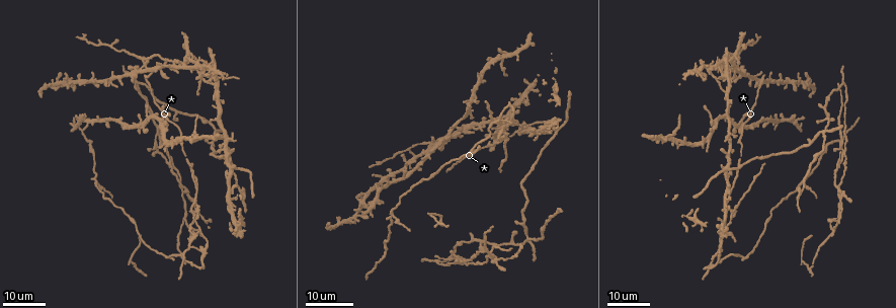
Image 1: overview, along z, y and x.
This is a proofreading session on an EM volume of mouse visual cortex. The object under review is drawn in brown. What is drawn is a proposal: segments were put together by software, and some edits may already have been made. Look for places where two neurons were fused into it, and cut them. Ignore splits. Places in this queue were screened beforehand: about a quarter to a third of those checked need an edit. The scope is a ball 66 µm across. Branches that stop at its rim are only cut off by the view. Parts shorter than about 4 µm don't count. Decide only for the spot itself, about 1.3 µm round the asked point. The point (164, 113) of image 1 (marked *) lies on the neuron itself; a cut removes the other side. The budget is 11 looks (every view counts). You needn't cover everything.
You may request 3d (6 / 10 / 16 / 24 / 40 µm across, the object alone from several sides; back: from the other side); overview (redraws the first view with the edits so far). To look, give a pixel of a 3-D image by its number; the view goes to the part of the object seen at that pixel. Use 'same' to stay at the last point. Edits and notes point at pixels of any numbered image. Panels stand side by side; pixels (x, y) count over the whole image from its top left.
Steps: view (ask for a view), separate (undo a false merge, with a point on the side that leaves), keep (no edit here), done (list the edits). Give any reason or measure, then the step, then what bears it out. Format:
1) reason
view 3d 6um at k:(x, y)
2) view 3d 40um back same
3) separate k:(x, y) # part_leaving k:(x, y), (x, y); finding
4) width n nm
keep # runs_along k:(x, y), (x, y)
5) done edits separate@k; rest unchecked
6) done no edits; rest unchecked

looks like a crossing
view 3d 24um at 1:(503, 58)

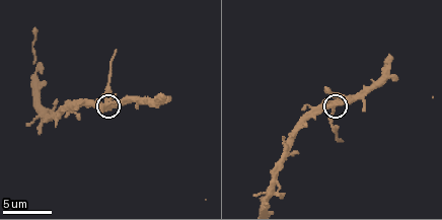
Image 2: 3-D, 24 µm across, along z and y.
view 3d 6um at 2:(333, 109)

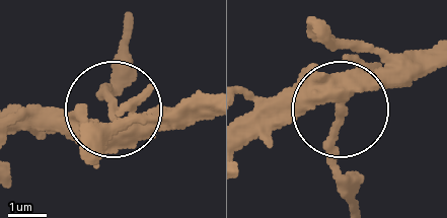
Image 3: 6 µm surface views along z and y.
arms 4
keep # one neuron here

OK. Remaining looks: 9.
view 3d 16um at 1:(201, 74)

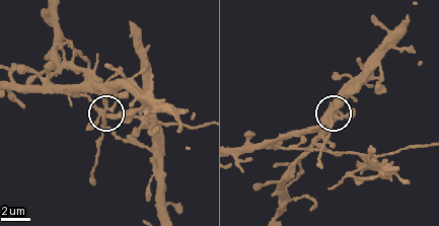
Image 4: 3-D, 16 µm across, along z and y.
view 3d 6um at 4:(110, 108)

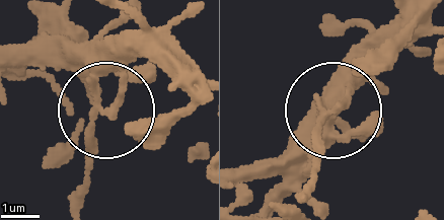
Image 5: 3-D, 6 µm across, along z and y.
keep # continuous, no second neuron

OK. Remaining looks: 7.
looks like a crossing
view 3d 16um at 1:(144, 58)

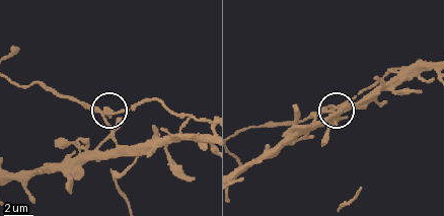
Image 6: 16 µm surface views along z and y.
view 3d 6um at 6:(113, 113)

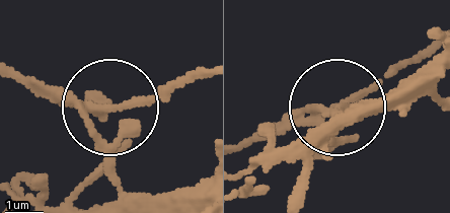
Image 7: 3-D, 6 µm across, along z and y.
side_arm 21 um; arms 4
keep # continuous, no second neuron

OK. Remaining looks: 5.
four-way junction
view 3d 24um at 1:(529, 237)

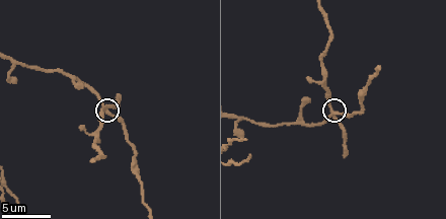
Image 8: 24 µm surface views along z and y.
view 3d 10um at 8:(106, 110)

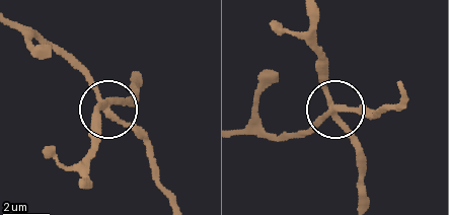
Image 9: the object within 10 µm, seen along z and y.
side_arm 25 um; arms 4
separate 9:(132, 126) # a second neuron is stuck on

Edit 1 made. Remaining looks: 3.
view 3d 24um at 1:(200, 250)

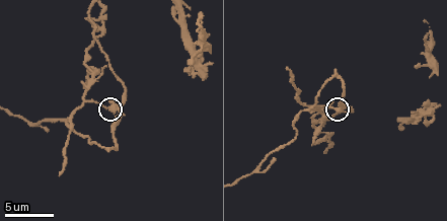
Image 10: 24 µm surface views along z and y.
closer look
view 3d 6um at 10:(338, 110)

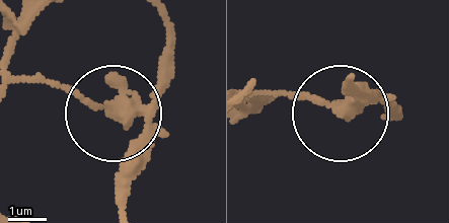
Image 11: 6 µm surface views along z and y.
side_arm 29 um; arms 3
separate 11:(91, 101) # two neurons meet here

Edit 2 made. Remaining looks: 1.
done edits separate@9, separate@11; rest unchecked

